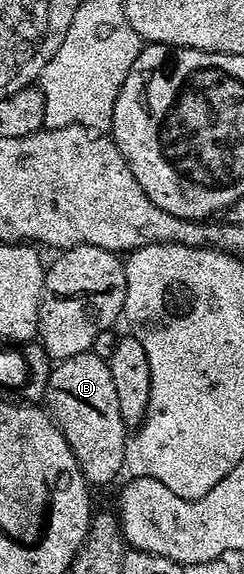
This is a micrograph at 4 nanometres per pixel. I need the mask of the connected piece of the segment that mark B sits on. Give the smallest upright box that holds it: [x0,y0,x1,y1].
[43,351,129,484]

